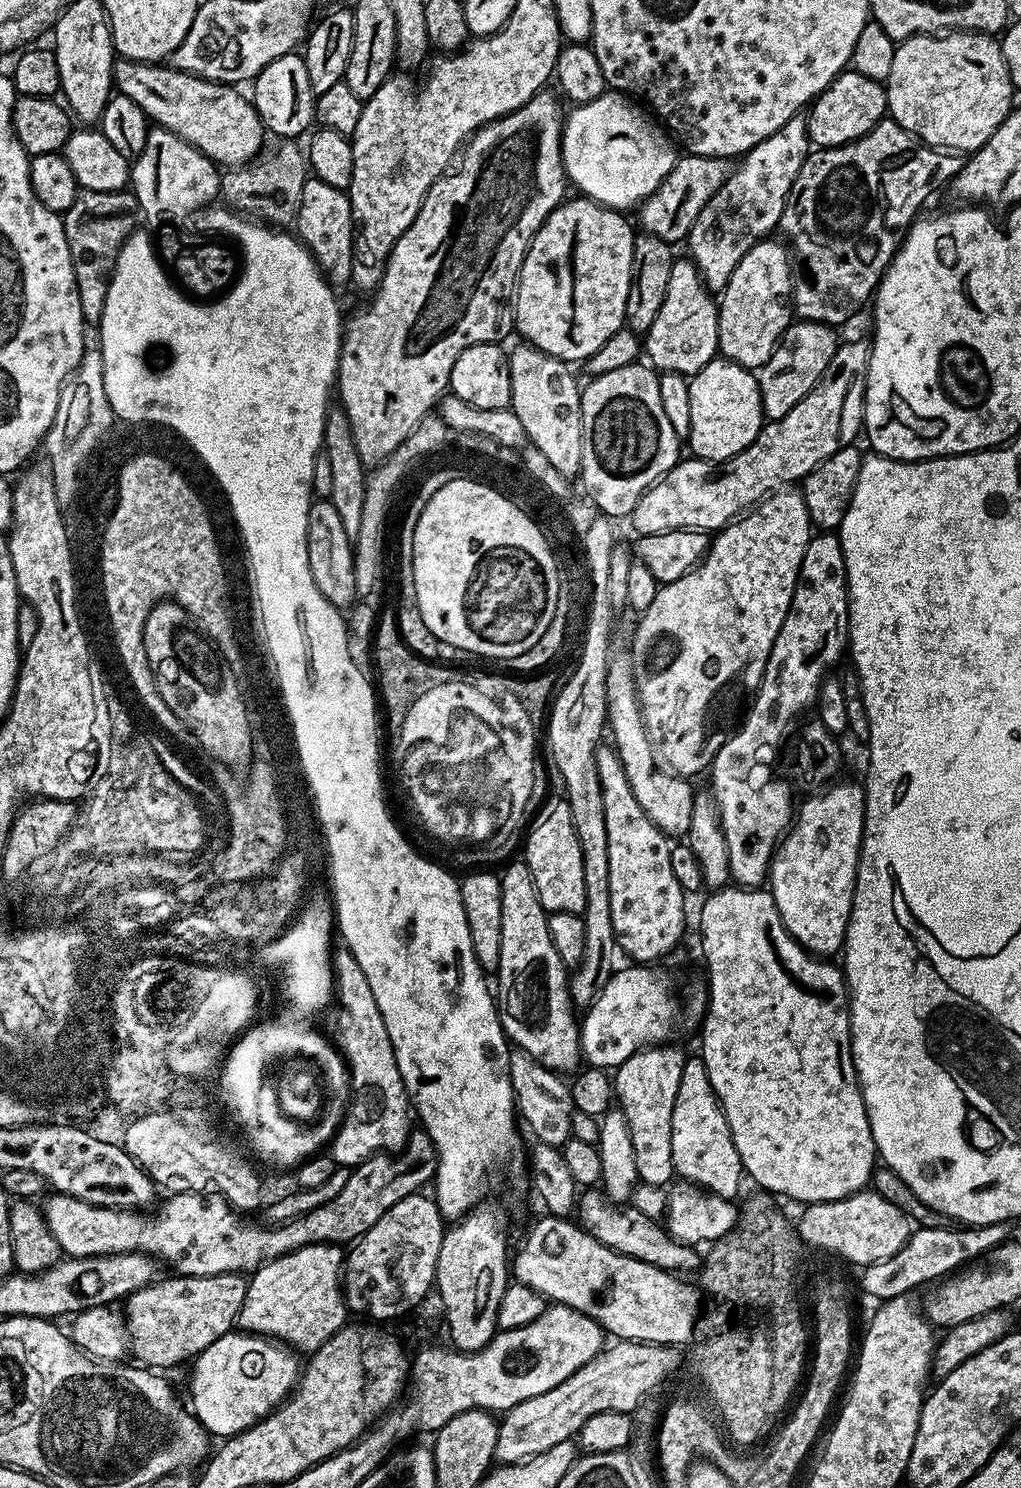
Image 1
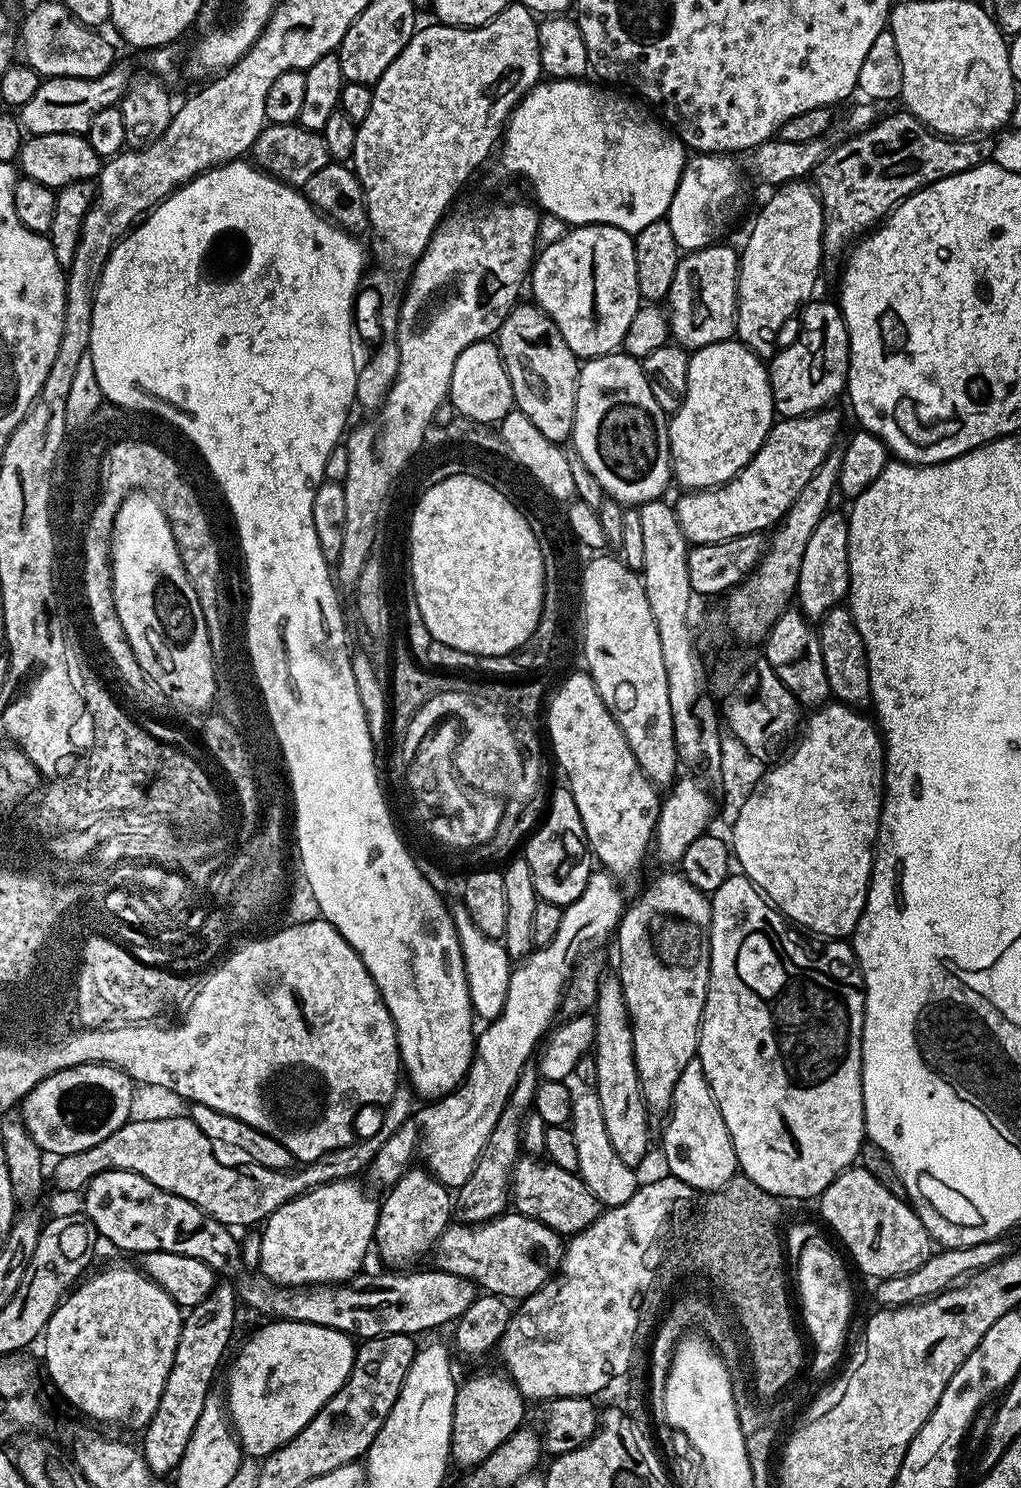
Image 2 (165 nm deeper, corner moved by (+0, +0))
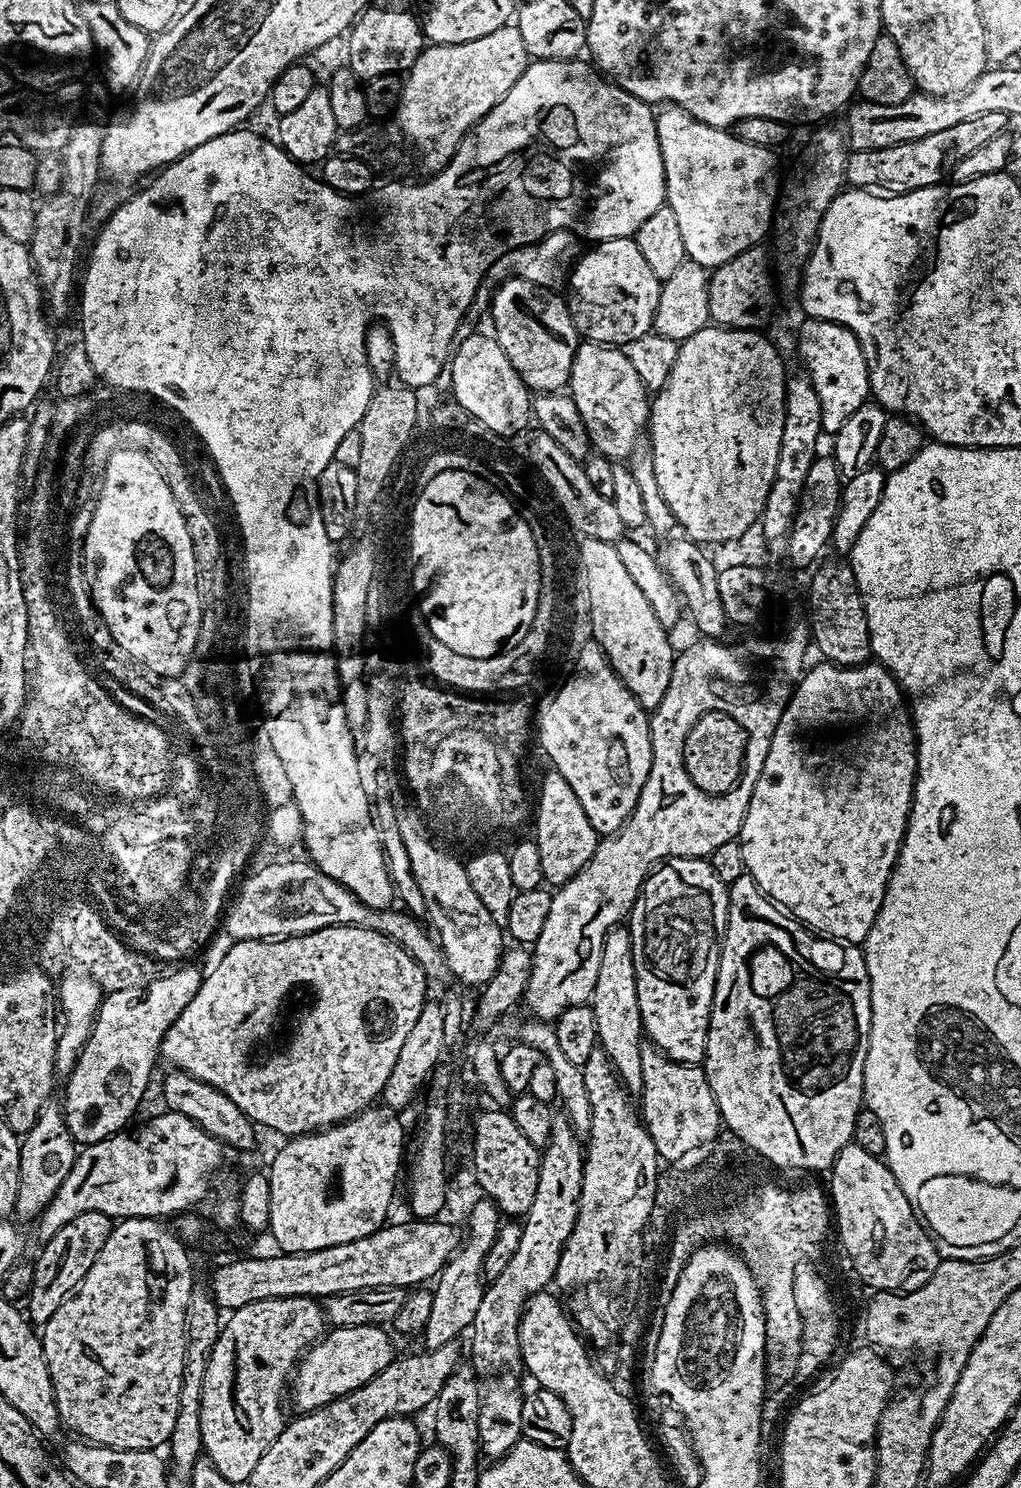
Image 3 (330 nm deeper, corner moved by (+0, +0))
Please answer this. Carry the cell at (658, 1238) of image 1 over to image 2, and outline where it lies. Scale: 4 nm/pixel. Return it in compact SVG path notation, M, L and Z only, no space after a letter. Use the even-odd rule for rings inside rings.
M520 1158L513 1163L510 1175L510 1204L515 1211L550 1226L564 1238L582 1231L602 1213L601 1203L587 1188L582 1177L540 1158Z

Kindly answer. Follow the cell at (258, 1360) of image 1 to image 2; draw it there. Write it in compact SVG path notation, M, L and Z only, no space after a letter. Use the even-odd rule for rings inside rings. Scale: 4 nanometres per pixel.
M294 1320L264 1322L239 1348L224 1394L243 1453L260 1460L296 1437L348 1380L356 1349L351 1335L332 1327Z

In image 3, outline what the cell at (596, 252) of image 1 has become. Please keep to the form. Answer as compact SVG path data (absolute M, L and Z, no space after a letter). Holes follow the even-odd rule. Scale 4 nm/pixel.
M635 239L601 240L577 259L571 273L570 307L576 331L593 344L623 346L652 331L660 302L661 280L650 270Z

